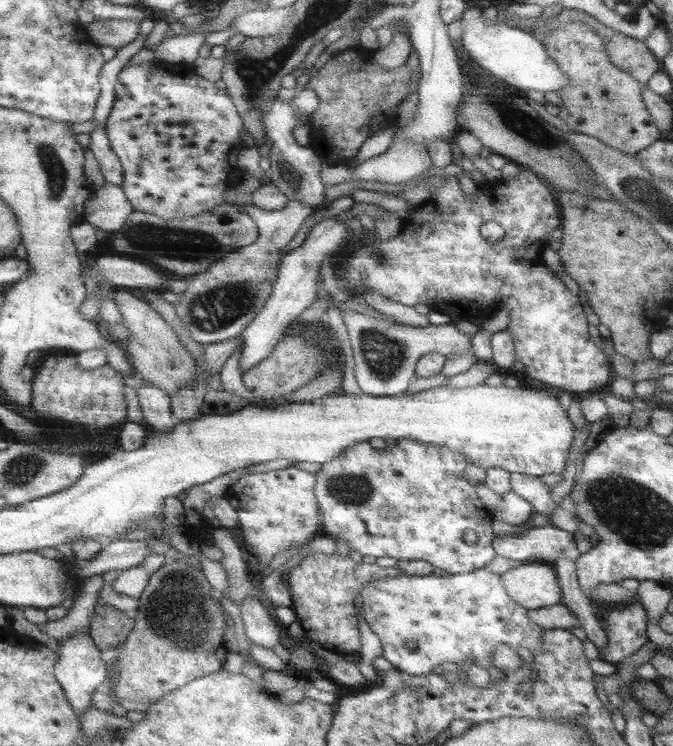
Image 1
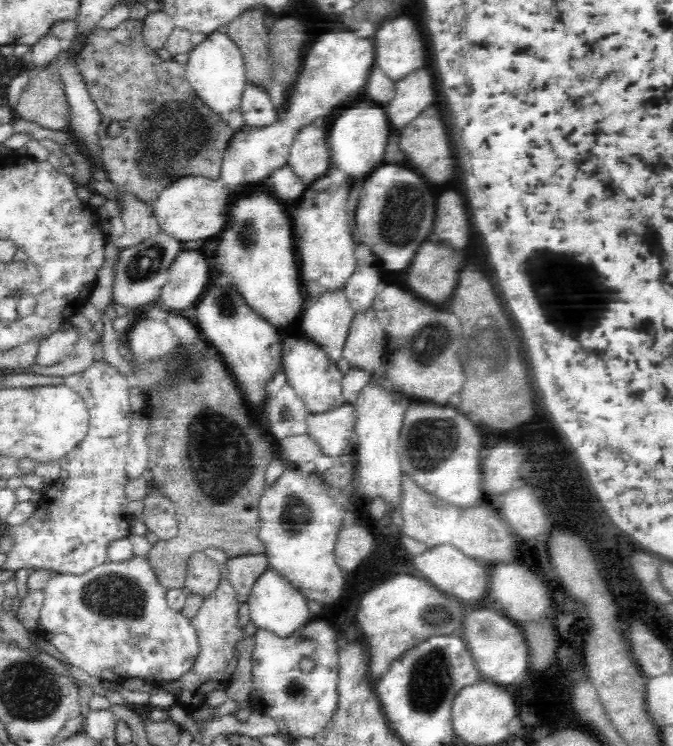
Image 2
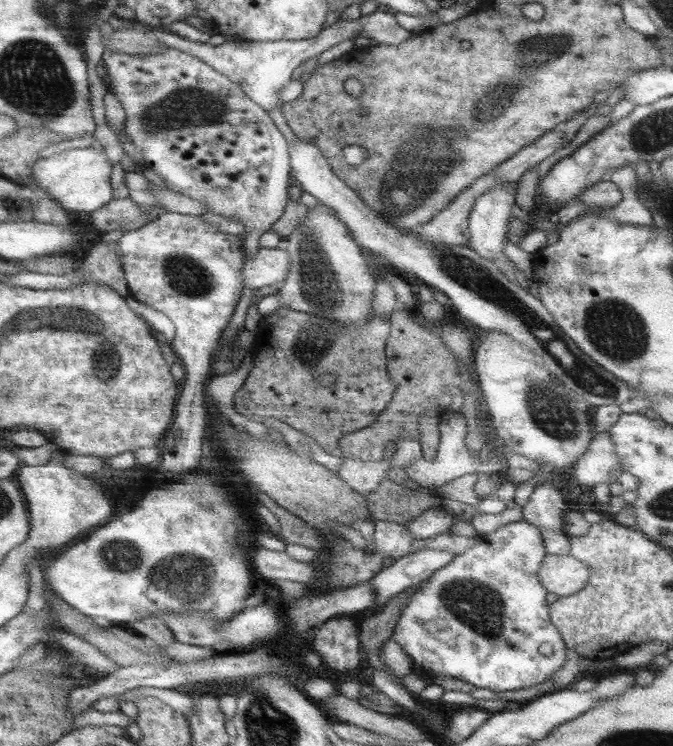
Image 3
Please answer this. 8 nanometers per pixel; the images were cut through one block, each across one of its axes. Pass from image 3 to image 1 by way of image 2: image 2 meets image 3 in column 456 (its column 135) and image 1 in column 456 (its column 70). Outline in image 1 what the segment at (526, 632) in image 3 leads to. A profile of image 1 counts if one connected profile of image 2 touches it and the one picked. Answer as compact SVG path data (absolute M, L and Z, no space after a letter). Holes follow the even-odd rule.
M487 567L473 572L444 576L401 575L376 578L366 584L359 595L365 622L371 625L371 630L380 636L384 644L384 658L413 676L430 676L435 666L441 666L446 662L455 664L471 662L483 668L491 668L493 652L502 644L510 646L515 652L517 648L525 648L530 653L542 649L542 634L545 628L537 626L537 623L529 618L525 607L513 602L502 575L492 573ZM407 642L416 642L416 648L411 650Z

